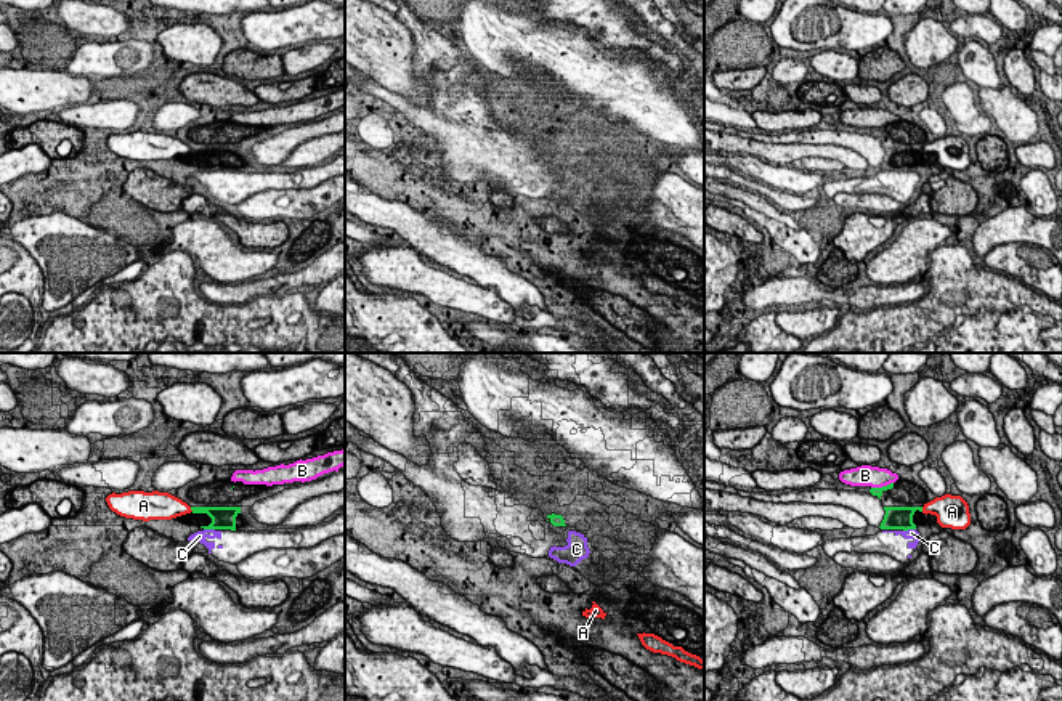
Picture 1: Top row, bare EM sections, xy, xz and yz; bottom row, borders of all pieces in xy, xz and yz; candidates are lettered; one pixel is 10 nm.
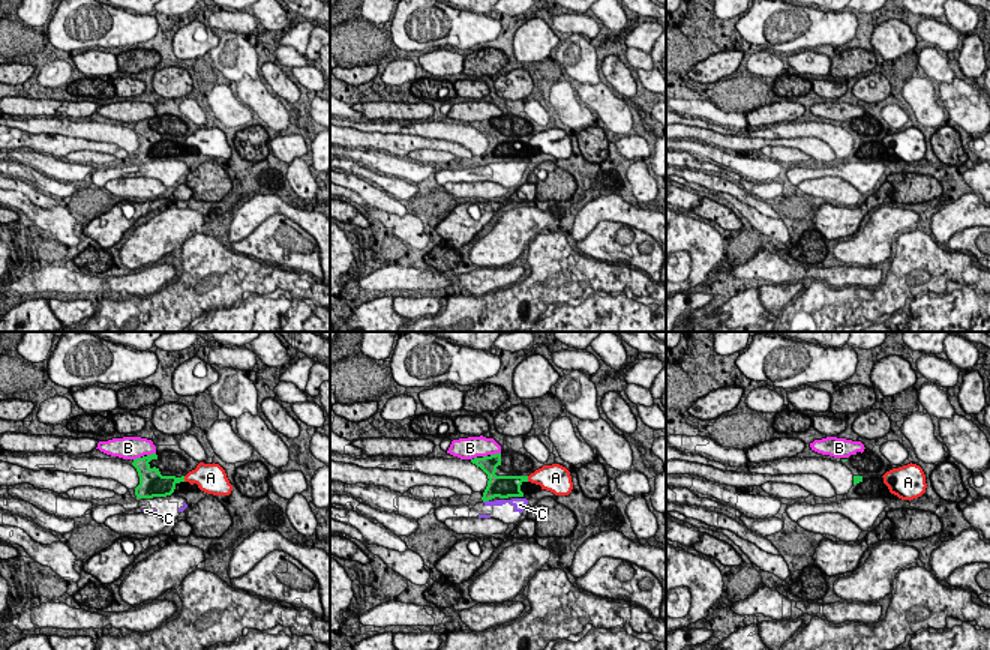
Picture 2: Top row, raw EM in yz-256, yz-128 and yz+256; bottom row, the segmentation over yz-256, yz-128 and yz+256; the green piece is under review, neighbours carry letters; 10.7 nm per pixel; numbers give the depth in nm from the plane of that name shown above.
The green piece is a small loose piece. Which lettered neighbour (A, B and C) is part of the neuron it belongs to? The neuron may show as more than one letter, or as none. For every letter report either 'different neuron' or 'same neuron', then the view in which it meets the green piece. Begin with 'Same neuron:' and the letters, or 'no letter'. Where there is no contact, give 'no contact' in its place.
Same neuron: no letter
A: different neuron; contact in xy
B: different neuron; contact in yz
C: different neuron; contact in yz

